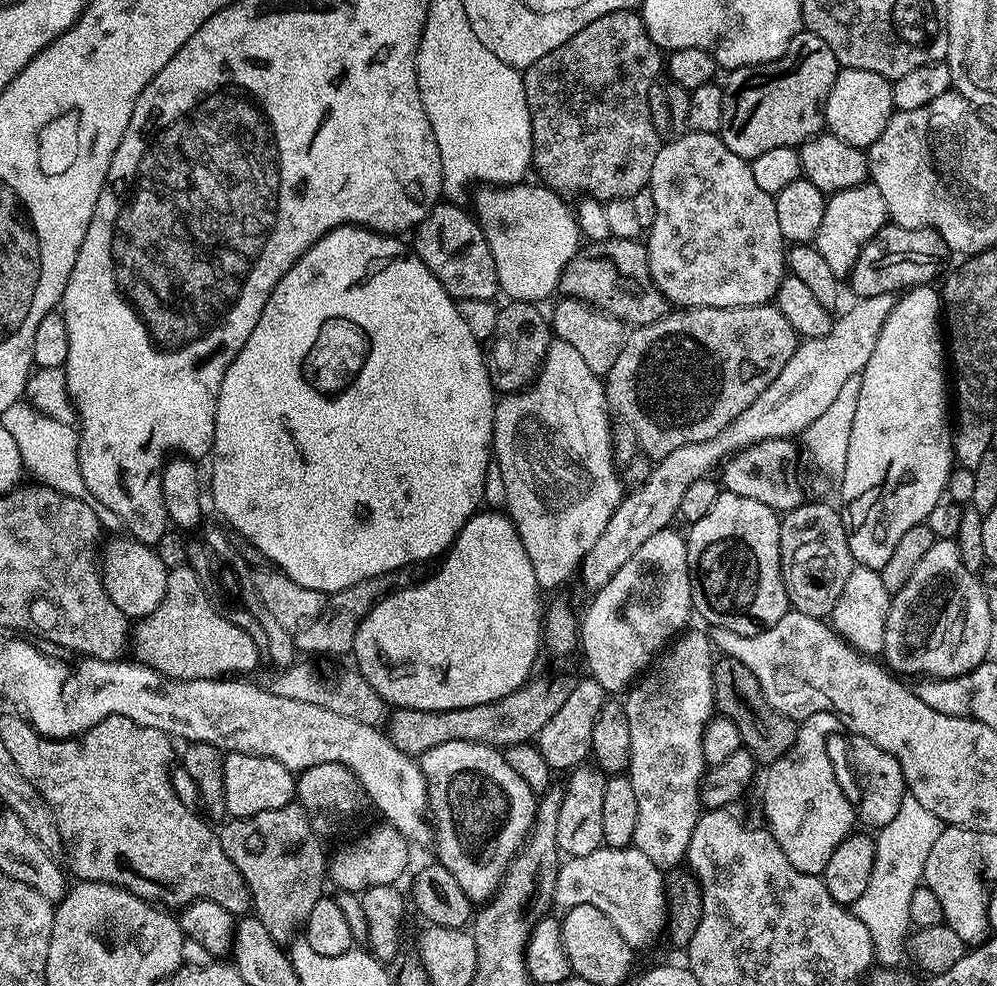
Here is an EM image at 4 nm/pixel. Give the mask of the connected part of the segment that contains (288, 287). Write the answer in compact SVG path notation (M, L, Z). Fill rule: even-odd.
M343 224L340 228L335 228L326 233L274 286L266 306L262 310L262 318L258 318L258 326L254 326L250 338L246 338L246 346L238 350L234 362L226 370L226 378L222 378L222 390L218 394L218 406L216 407L216 425L214 426L214 442L210 453L212 460L212 496L210 492L210 504L216 507L216 512L225 520L233 533L241 532L239 535L245 540L249 540L261 554L269 565L275 566L279 571L286 573L289 578L298 586L306 586L310 590L318 590L325 594L331 594L342 590L346 586L354 586L363 580L369 580L375 576L387 576L399 573L399 568L404 568L407 564L416 564L419 560L432 560L443 557L444 553L452 547L456 541L456 535L462 530L462 526L471 516L475 516L481 507L480 499L484 496L484 483L488 480L488 468L490 472L490 453L492 452L492 423L496 413L497 393L494 391L488 373L488 361L485 349L481 341L470 334L470 329L466 327L466 321L462 319L462 314L457 301L452 299L449 292L430 274L426 262L418 258L418 254L403 239L392 234L374 232L371 228L361 228L358 224Z

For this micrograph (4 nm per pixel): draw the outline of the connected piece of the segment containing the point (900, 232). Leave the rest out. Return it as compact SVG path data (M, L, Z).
M889 222L878 230L878 234L874 234L874 238L870 238L870 242L866 242L862 254L858 254L858 262L854 262L850 277L853 297L887 292L896 294L901 290L927 285L936 275L941 275L940 267L947 256L950 256L950 249L934 229L903 228Z

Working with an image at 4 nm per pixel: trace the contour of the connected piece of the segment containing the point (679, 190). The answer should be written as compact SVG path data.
M689 130L676 140L661 143L658 154L654 158L650 187L654 194L654 206L658 206L654 226L647 229L646 232L650 274L654 278L658 290L662 290L662 294L666 294L669 305L679 306L681 309L733 308L734 306L766 304L775 299L778 286L786 275L786 241L779 229L776 199L755 184L752 165L749 161L734 154L734 150L730 150L730 146L721 142L717 133Z

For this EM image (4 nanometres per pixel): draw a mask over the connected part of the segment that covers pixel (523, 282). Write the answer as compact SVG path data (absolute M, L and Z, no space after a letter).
M543 183L505 184L503 186L484 186L476 196L474 215L482 234L486 234L486 242L490 246L490 254L494 254L494 266L498 274L500 292L508 295L509 301L521 300L527 304L539 305L540 300L555 293L560 286L562 270L566 270L573 258L581 251L582 233L580 223L576 221L575 211L563 200L559 191L553 190Z

